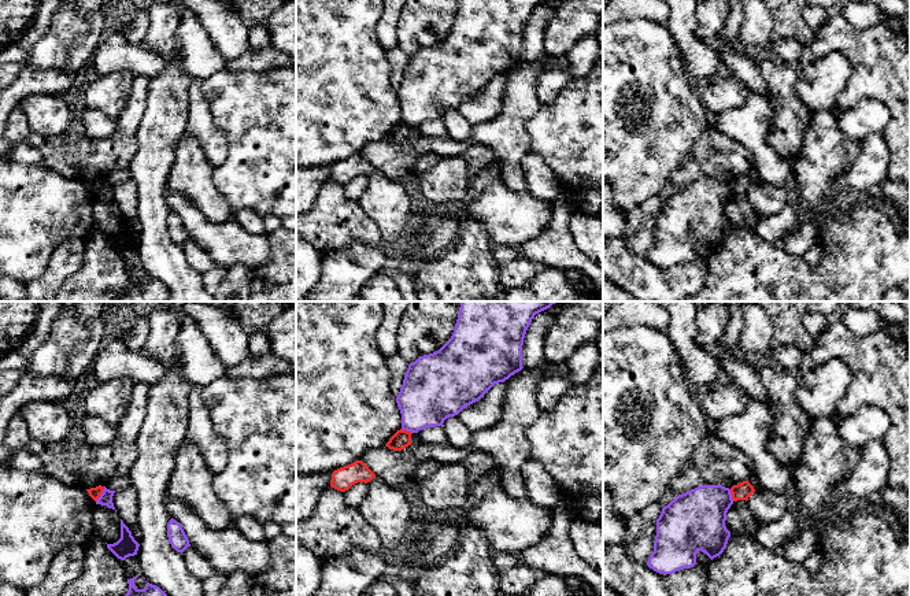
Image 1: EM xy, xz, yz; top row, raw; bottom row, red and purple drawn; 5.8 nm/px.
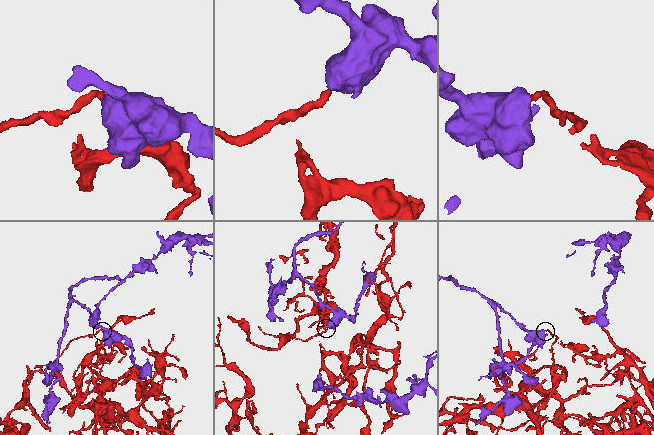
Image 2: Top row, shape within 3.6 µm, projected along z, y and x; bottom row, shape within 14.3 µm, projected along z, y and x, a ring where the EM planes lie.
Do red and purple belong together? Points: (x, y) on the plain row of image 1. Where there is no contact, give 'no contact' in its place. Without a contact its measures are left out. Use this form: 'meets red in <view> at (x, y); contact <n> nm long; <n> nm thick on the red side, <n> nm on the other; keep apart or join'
meets red in xy at (102, 185); contact 110 nm long; 70 nm thick on the red side, 80 nm on the other; keep apart

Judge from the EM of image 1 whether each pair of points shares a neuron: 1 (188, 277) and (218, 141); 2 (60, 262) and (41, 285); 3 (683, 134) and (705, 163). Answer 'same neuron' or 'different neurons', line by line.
1: different neurons
2: same neuron
3: different neurons

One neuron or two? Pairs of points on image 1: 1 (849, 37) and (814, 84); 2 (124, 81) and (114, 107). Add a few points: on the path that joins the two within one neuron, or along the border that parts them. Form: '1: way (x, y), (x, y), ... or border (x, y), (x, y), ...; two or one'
1: border (816, 58), (842, 52), (853, 67), (849, 82); two
2: way (117, 88), (114, 91), (114, 100); one

